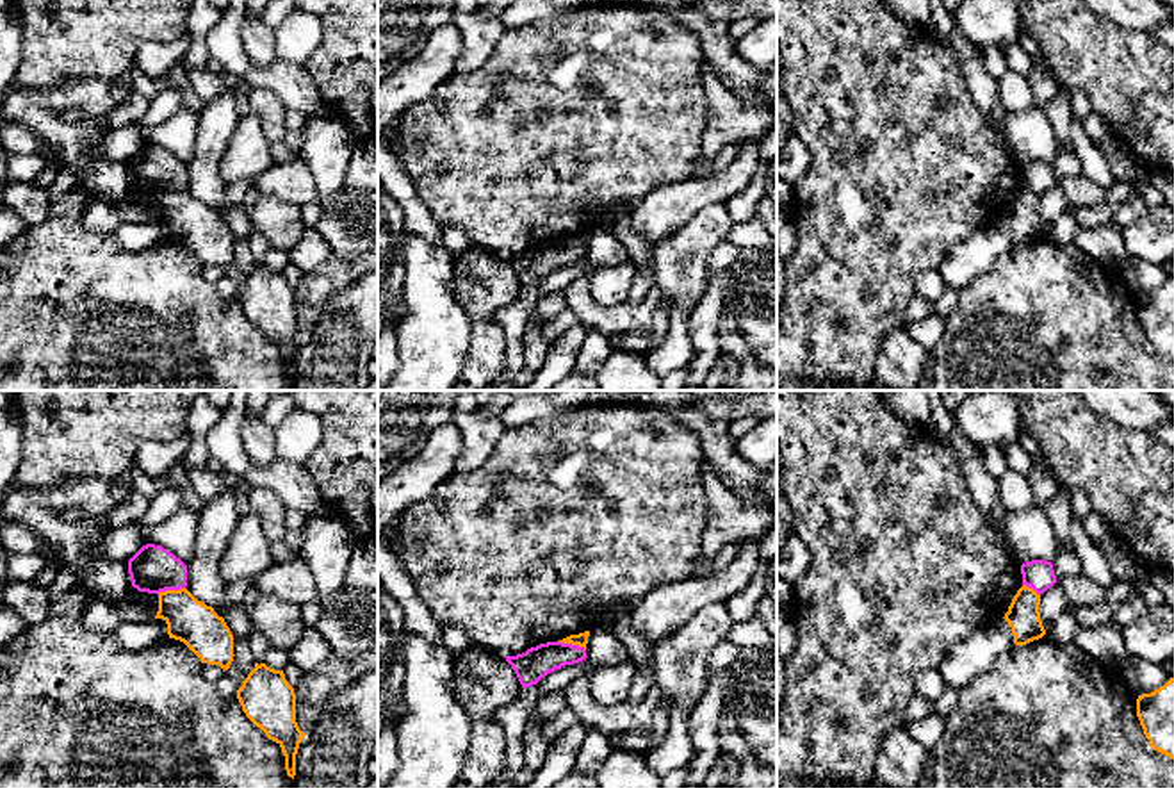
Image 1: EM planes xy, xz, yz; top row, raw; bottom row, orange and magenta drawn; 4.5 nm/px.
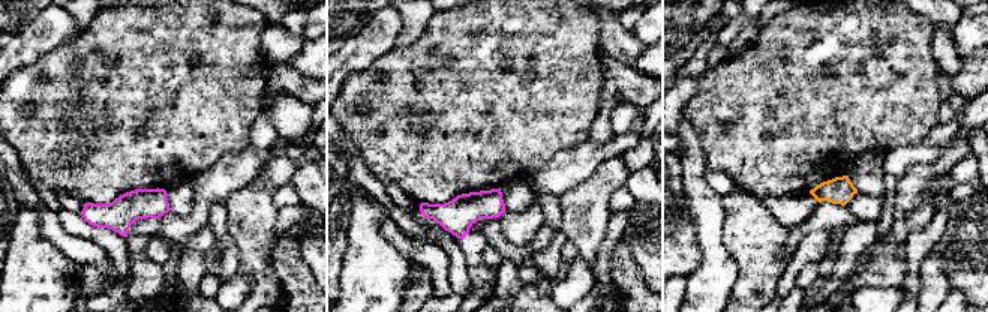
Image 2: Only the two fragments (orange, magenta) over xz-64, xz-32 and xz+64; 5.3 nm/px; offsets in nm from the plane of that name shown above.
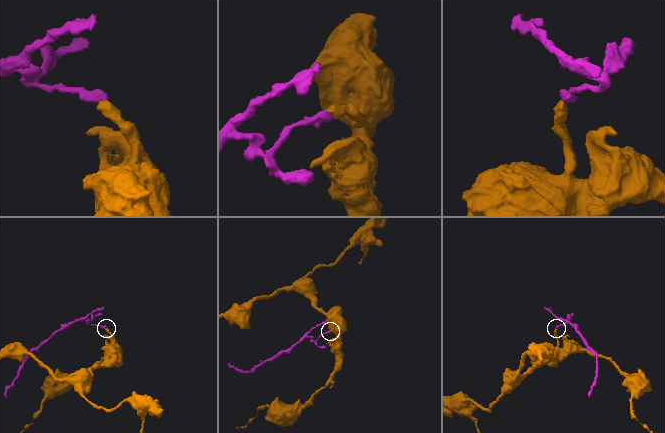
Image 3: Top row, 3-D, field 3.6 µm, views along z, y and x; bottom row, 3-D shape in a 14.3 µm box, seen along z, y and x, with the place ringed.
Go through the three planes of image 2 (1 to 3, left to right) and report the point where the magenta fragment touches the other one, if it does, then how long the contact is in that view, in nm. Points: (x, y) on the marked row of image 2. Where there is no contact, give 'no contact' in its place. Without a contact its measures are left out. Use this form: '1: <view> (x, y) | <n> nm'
1: no contact
2: no contact
3: no contact

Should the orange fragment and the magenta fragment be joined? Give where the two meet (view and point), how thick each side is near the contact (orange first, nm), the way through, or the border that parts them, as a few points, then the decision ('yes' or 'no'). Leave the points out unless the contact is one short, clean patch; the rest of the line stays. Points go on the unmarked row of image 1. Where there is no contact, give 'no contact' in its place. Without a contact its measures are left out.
meets orange in xz at (572, 245); 60 nm thick on the orange side, 140 nm on the other; border along xz (558, 241), (578, 245), (585, 250); no

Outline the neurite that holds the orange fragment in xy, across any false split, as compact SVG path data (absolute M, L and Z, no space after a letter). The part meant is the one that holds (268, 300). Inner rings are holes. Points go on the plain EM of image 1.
M255 264L237 291L237 300L246 317L281 348L287 376L294 380L296 355L305 333L296 323L296 294L283 271Z

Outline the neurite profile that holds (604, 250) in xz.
M600 226L590 232L586 257L597 267L616 267L632 262L624 242Z

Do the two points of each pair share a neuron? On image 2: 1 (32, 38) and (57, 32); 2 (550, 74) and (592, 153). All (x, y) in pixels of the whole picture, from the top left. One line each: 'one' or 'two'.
1: one
2: two

